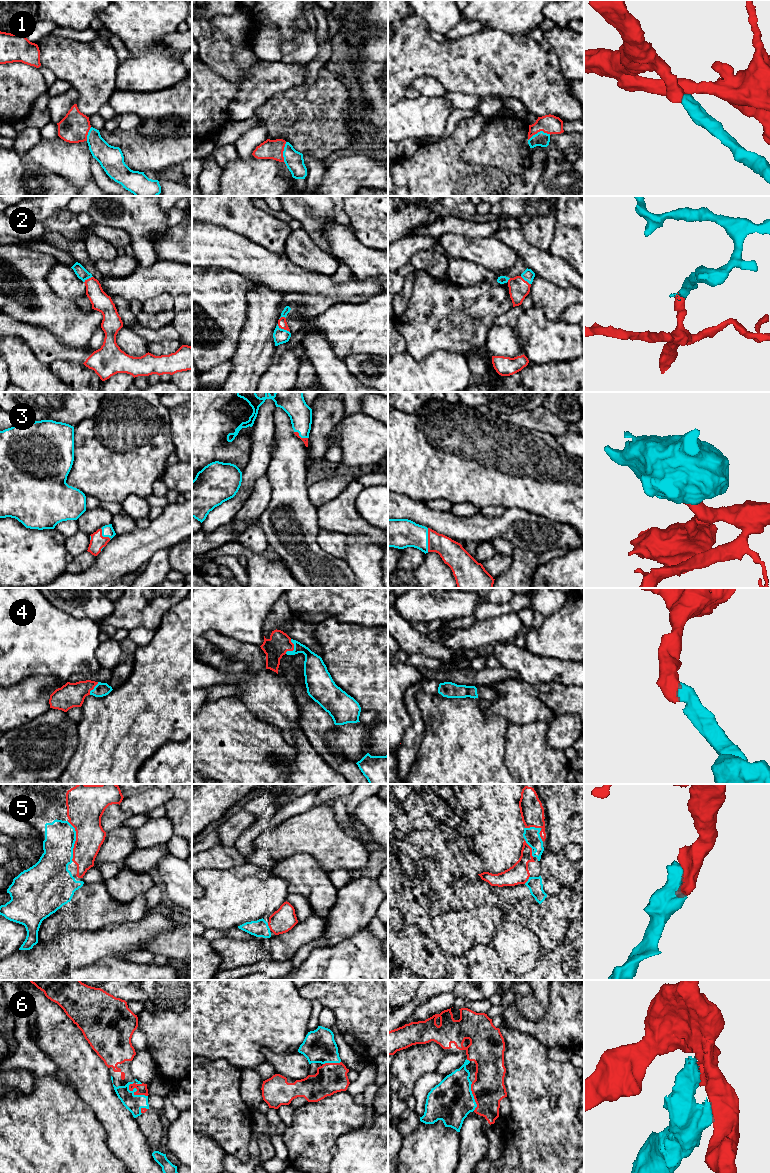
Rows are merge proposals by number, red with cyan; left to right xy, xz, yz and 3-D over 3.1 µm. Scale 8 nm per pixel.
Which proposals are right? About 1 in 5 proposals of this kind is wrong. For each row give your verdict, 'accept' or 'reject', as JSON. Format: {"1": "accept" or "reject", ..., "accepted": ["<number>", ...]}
{"1": "accept", "2": "accept", "3": "accept", "4": "accept", "5": "accept", "6": "accept", "accepted": ["1", "2", "3", "4", "5", "6"]}

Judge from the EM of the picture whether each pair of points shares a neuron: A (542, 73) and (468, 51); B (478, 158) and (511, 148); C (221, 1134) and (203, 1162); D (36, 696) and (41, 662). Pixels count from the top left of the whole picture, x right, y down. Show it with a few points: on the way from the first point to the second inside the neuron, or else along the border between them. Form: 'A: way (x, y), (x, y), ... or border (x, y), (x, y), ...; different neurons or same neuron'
A: way (524, 69), (486, 63); same neuron
B: way (486, 150), (503, 148); same neuron
C: border (202, 1133), (209, 1136), (226, 1153); different neurons
D: border (58, 680), (47, 676), (28, 676), (17, 683); different neurons

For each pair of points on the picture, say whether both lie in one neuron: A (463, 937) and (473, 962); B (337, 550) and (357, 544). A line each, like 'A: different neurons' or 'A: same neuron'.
A: different neurons
B: different neurons

